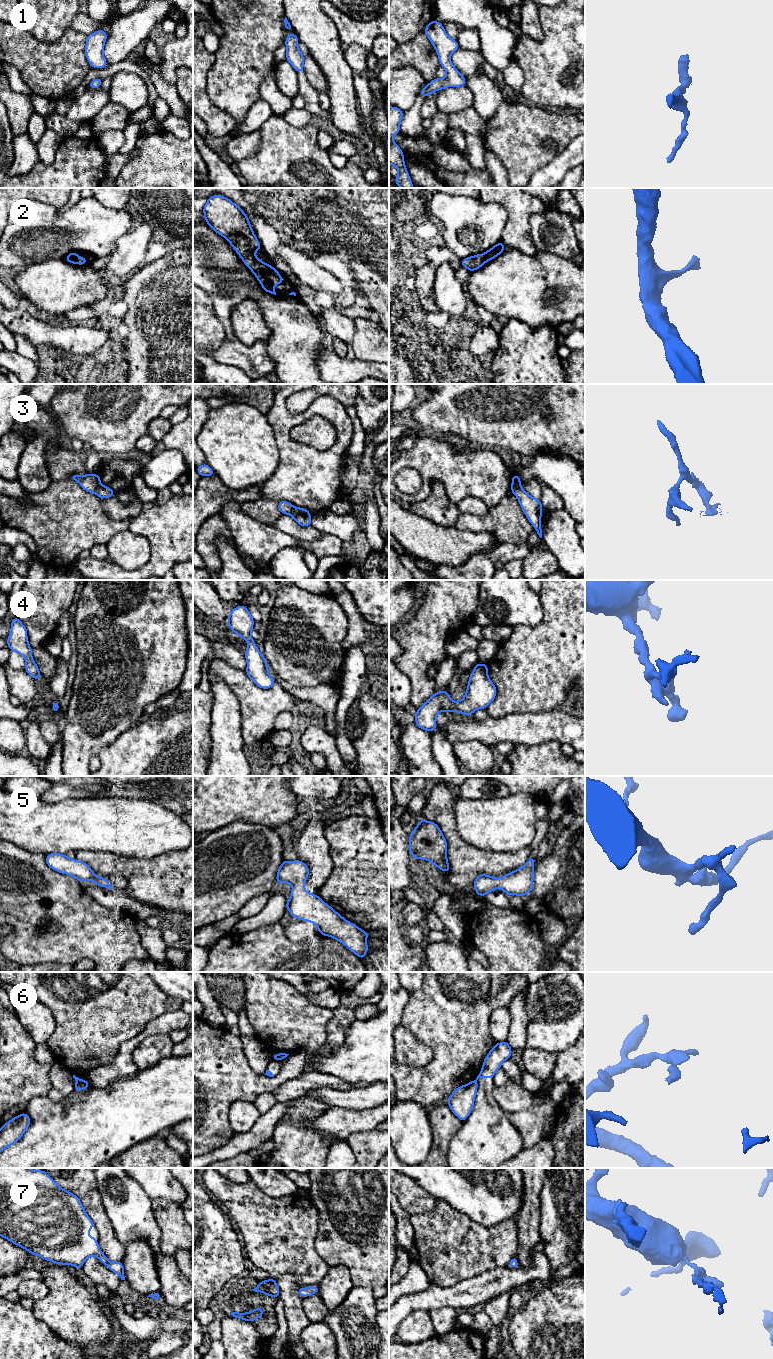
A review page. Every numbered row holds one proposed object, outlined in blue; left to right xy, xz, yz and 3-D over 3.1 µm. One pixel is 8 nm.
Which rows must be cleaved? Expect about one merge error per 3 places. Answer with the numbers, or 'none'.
3, 6

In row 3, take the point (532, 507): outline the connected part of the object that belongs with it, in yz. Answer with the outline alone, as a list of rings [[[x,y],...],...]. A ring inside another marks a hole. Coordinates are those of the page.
[[[521,486],[514,488],[511,492],[518,498],[524,514],[536,529],[536,533],[542,538],[541,516],[543,507],[540,500],[530,496]]]

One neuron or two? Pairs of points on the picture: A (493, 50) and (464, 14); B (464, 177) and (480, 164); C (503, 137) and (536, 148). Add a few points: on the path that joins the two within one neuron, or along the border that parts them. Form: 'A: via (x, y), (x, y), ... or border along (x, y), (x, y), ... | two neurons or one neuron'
A: via (493, 40), (474, 19) | one neuron
B: border along (462, 153), (475, 169), (487, 170) | two neurons
C: via (511, 137), (523, 137), (528, 140) | one neuron

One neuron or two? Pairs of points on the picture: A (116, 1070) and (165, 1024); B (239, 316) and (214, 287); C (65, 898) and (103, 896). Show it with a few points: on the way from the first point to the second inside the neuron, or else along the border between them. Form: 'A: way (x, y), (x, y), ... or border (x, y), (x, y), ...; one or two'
A: way (124, 1056), (125, 1052), (151, 1028); one
B: border (248, 297), (231, 310), (232, 332); two
C: border (82, 887), (82, 890), (98, 903), (111, 908); two

